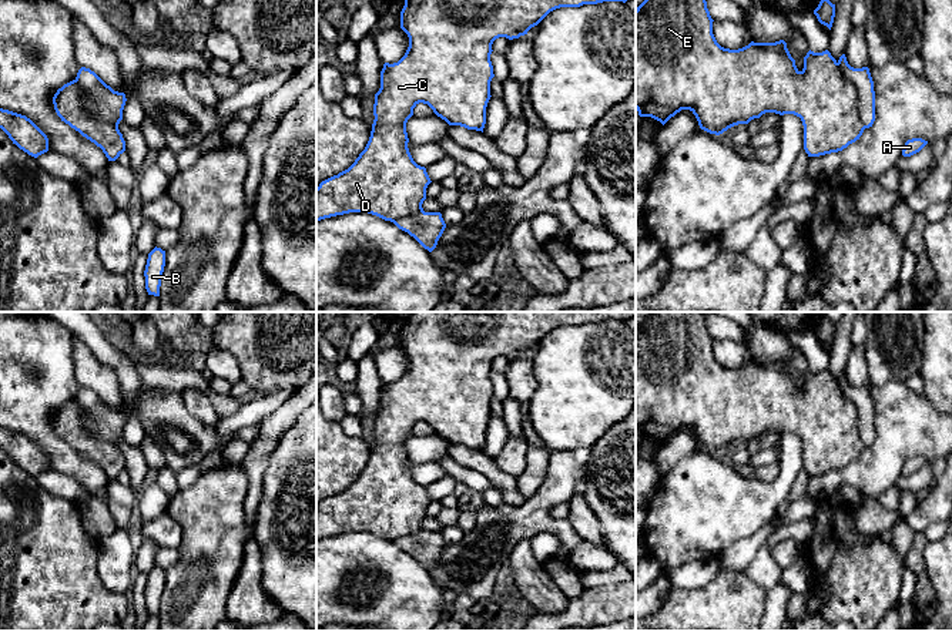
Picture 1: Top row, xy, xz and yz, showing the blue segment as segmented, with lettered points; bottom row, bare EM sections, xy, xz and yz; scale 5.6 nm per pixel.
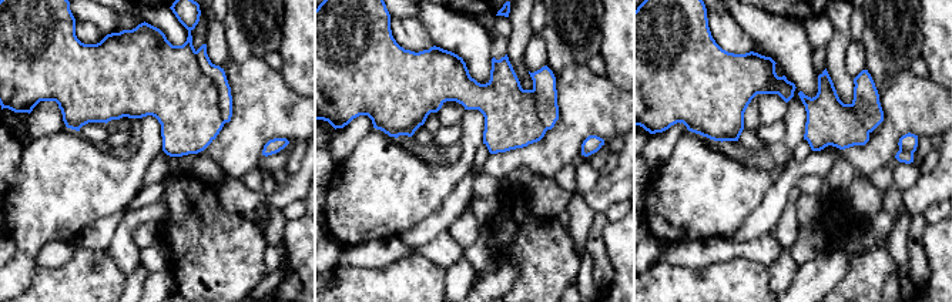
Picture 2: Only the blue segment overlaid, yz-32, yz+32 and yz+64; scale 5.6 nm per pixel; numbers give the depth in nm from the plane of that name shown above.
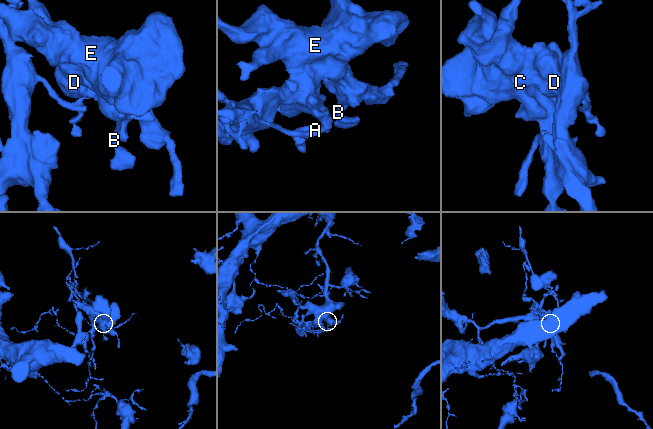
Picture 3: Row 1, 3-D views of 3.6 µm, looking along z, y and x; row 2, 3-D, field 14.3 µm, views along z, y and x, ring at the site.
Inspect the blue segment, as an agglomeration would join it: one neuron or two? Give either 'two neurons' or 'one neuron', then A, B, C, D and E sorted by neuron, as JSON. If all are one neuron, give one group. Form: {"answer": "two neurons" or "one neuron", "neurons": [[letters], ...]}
{"answer": "two neurons", "neurons": [["A"], ["B", "C", "D", "E"]]}

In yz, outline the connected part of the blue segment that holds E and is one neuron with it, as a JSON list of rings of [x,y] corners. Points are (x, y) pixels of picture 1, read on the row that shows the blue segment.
[[[644,0],[636,9],[636,110],[640,117],[651,117],[664,125],[681,110],[690,110],[701,130],[720,135],[765,113],[794,114],[802,121],[808,157],[838,152],[859,140],[865,127],[858,114],[858,91],[828,50],[809,50],[800,71],[784,40],[751,41],[738,50],[724,48],[713,34],[713,21],[705,0]]]

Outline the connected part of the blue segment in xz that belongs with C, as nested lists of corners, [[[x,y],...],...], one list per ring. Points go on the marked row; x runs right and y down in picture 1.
[[[405,0],[400,11],[400,28],[409,37],[409,47],[398,63],[383,64],[381,88],[375,94],[375,120],[365,150],[348,170],[322,181],[316,188],[316,221],[349,212],[368,212],[393,222],[398,218],[422,212],[426,188],[432,181],[426,168],[413,161],[408,148],[406,122],[413,115],[413,108],[419,103],[428,104],[449,125],[483,132],[486,107],[492,97],[490,81],[495,77],[490,61],[493,41],[499,37],[513,40],[527,34],[556,9],[603,1],[626,3],[627,0]]]

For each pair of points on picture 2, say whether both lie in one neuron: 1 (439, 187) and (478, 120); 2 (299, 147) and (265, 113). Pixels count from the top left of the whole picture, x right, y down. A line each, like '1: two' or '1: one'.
1: one
2: two

